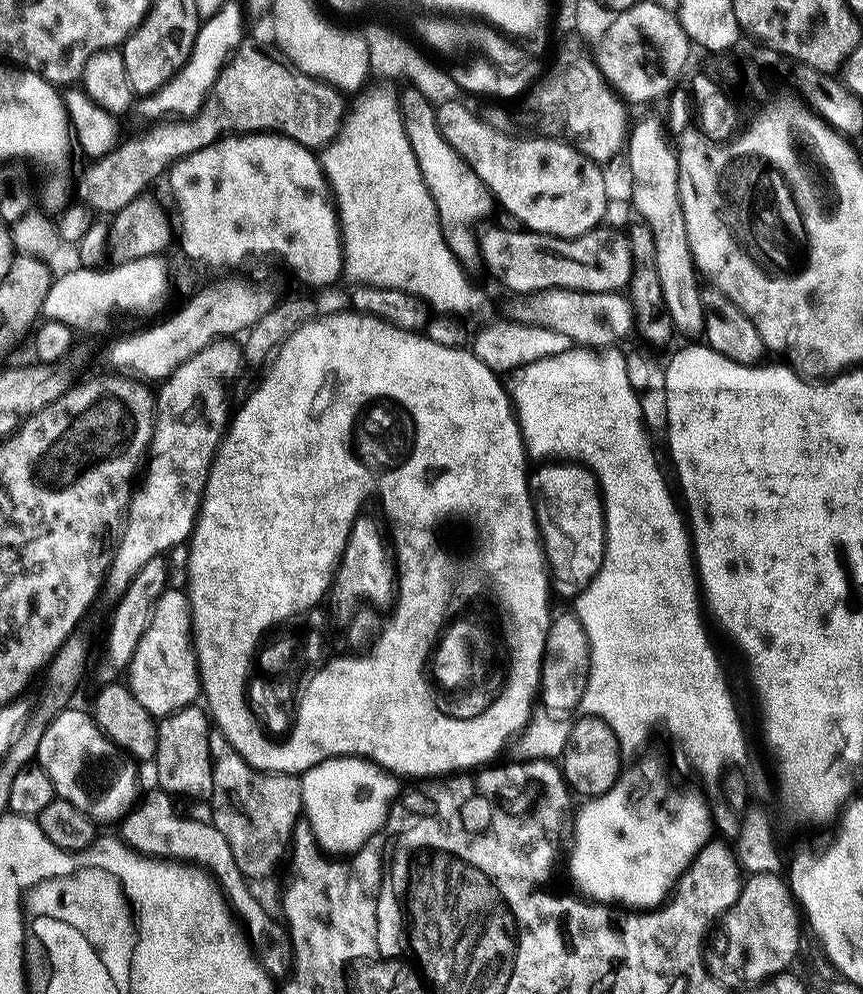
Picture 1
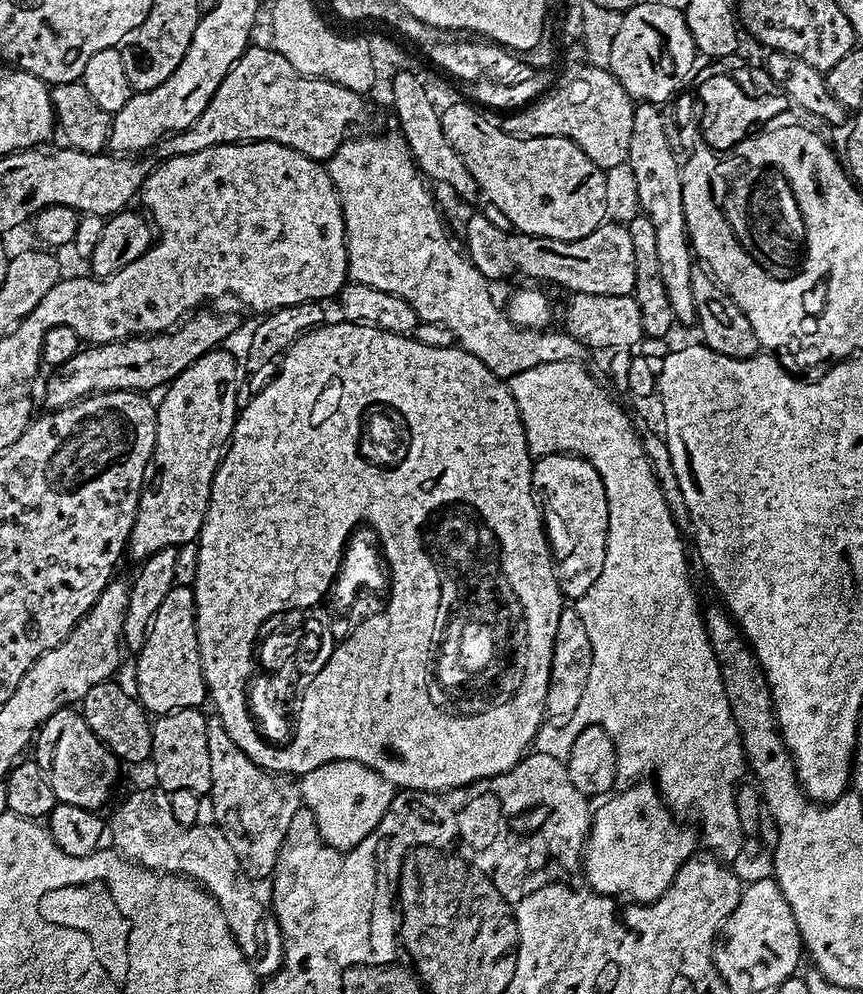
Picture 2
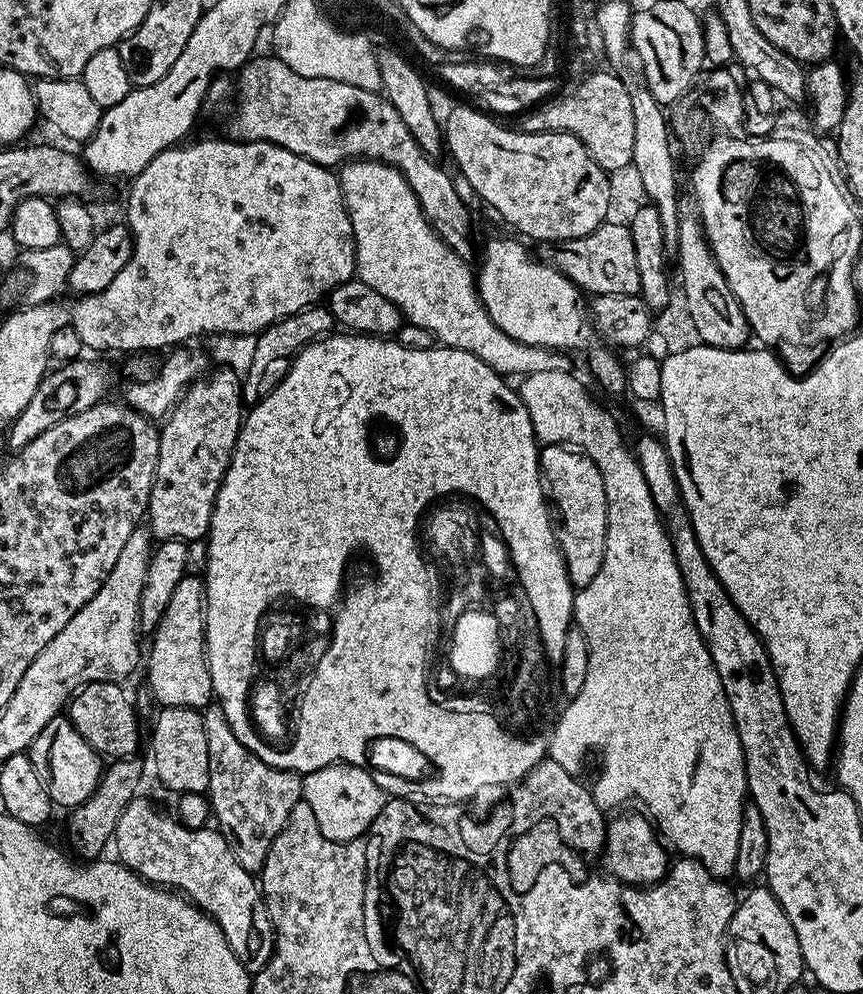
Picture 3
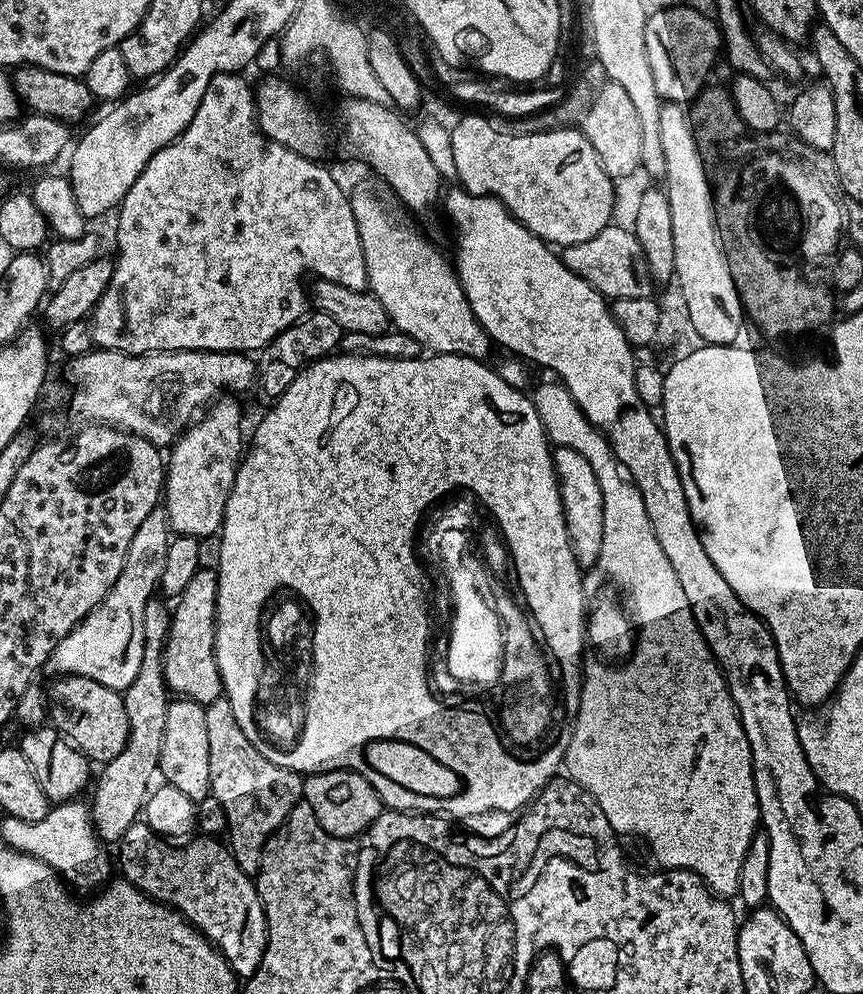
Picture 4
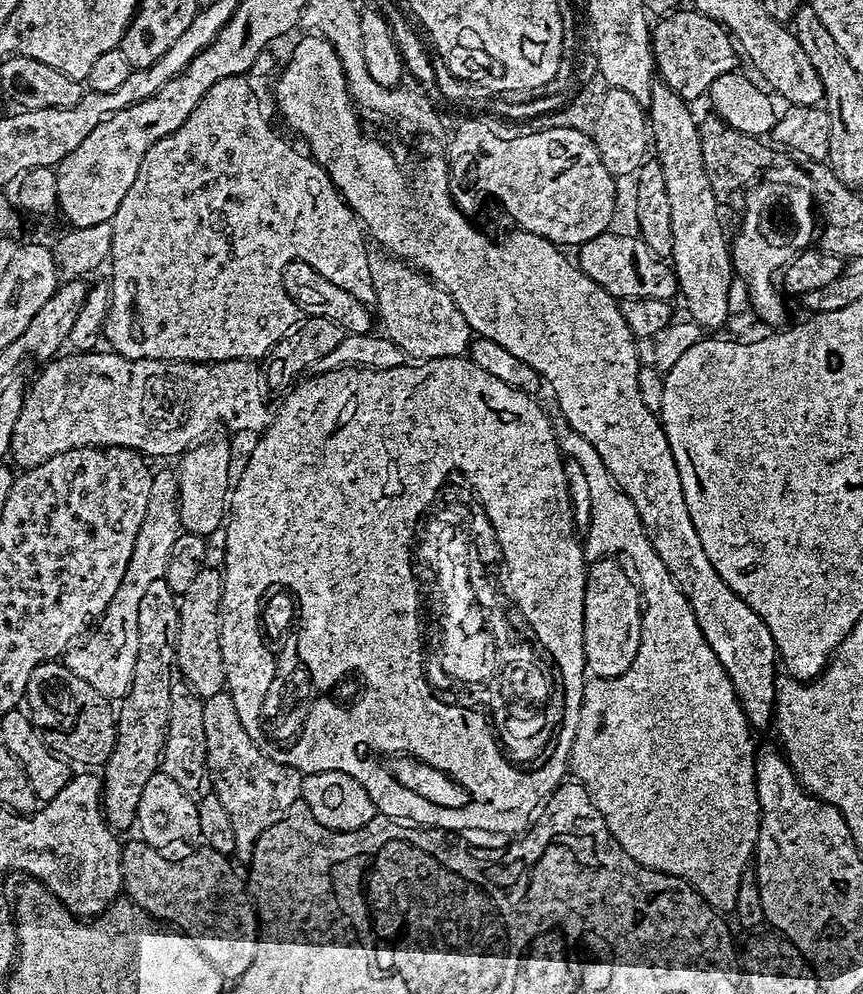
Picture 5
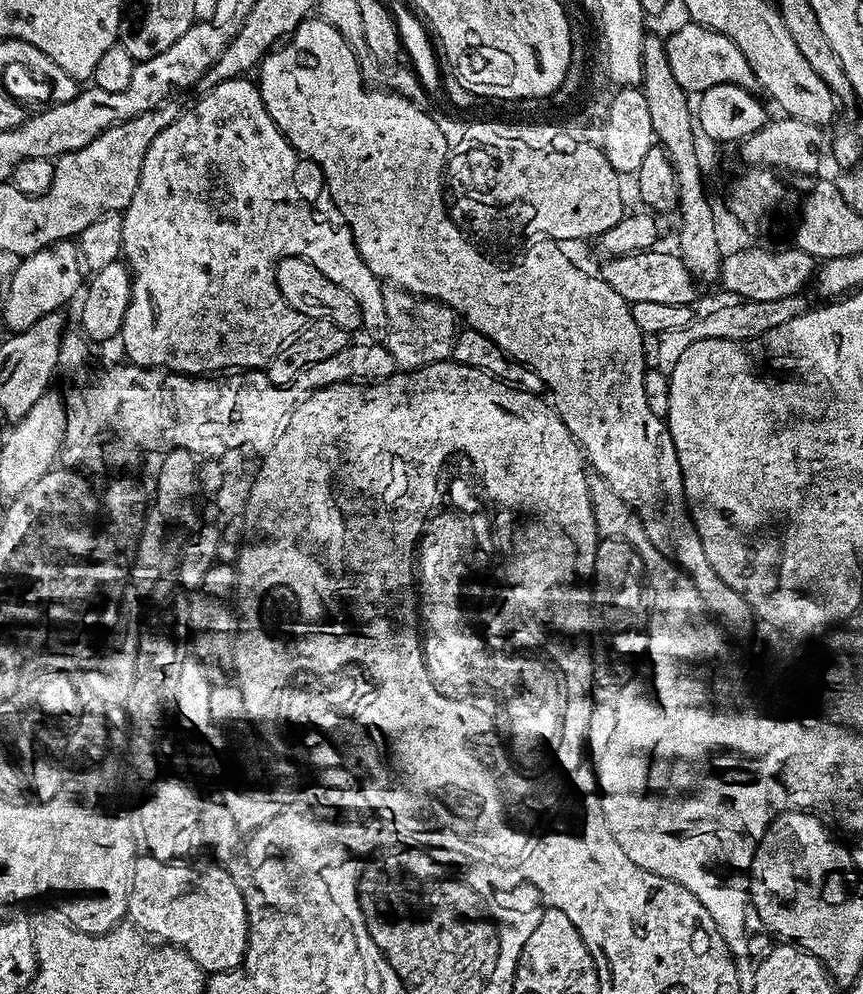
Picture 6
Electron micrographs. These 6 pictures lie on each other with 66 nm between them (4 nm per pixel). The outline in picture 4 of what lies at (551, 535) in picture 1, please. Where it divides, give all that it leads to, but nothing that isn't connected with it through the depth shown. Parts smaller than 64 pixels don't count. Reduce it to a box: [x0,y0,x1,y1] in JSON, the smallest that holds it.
[552,445,602,570]

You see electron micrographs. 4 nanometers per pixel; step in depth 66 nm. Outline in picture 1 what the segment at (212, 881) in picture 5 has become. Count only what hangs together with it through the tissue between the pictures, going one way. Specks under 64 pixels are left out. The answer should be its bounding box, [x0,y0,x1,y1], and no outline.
[119,790,290,978]

